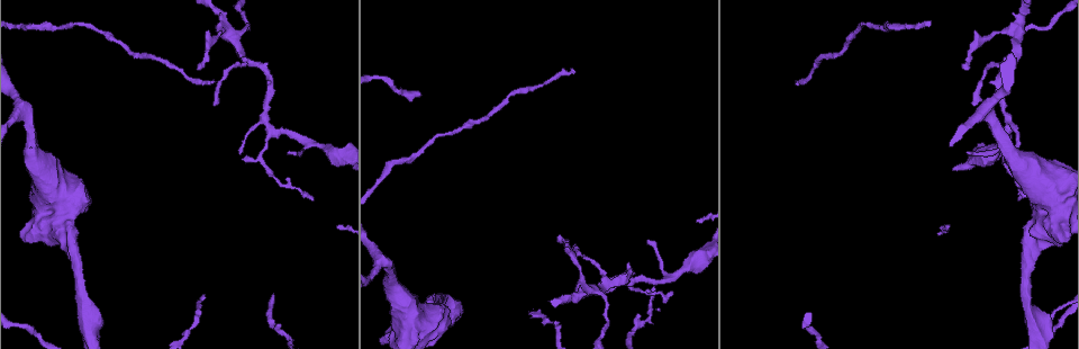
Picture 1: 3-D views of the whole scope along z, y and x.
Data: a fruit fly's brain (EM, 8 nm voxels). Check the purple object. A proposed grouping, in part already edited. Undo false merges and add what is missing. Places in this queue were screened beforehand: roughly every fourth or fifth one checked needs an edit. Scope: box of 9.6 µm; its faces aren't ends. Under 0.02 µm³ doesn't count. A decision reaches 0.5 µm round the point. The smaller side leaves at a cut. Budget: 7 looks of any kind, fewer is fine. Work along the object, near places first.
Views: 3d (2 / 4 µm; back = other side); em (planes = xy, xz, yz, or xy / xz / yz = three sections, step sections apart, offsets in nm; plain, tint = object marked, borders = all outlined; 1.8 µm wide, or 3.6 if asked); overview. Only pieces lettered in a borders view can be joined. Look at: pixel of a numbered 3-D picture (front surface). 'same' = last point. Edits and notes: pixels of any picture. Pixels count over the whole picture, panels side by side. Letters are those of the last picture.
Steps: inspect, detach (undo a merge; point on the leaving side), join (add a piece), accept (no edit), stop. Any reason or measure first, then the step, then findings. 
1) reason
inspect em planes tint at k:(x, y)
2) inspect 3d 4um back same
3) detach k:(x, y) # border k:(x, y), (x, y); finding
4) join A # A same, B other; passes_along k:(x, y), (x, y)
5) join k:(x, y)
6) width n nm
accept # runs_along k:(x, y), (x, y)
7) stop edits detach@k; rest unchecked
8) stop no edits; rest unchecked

thin neck
inspect em xy step 8 tint at 1:(1010, 133)

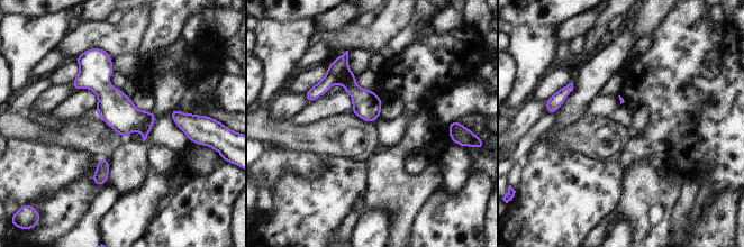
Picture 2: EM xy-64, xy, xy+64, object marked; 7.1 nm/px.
inspect em planes tint same

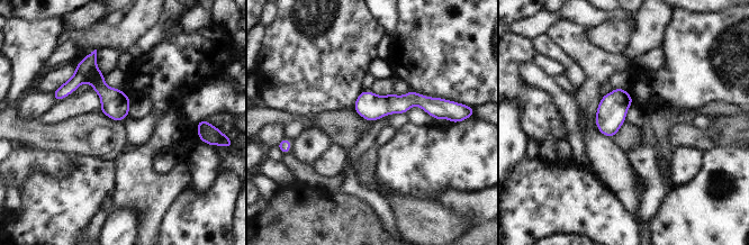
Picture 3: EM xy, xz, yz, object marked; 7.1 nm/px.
what lies round it
inspect em planes borders same

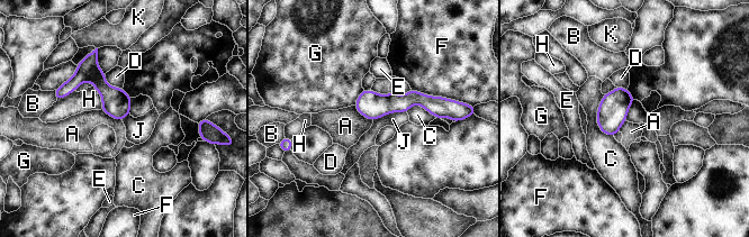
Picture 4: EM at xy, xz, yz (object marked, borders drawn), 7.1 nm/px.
width 190 nm
accept # A other, B other, C other, D other, E other, F other, G other, H other, J other, K other; border 4:(100, 109), (122, 121); all the same neuron

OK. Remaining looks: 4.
tapers out
inspect 3d 2um at 1:(199, 68)

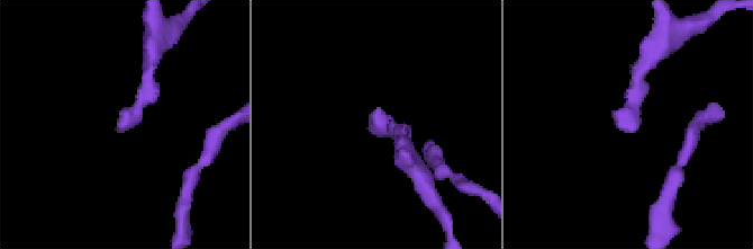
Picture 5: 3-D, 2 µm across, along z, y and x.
shape alone is not enough
inspect em xz step 16 tint at 5:(371, 129)

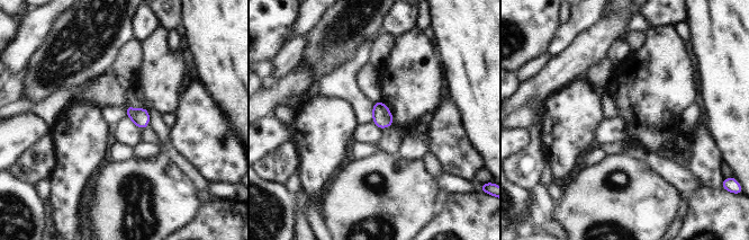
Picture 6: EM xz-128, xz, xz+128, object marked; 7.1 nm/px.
inspect em xy step 16 borders same

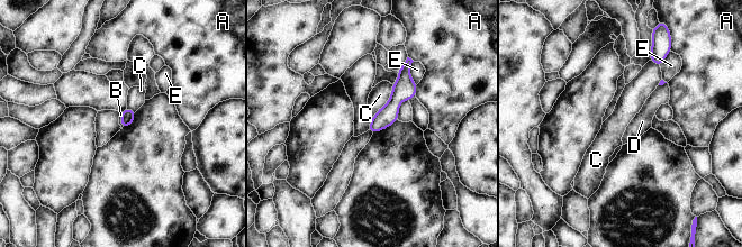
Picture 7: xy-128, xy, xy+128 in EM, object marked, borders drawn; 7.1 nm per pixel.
longest_contact C 280 nm
accept # A other, B other, C other, D other, E other; border 7:(392, 84), (390, 98), (372, 117); none of them fits

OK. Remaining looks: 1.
thick turns thin
inspect em planes borders at 1:(1017, 37)

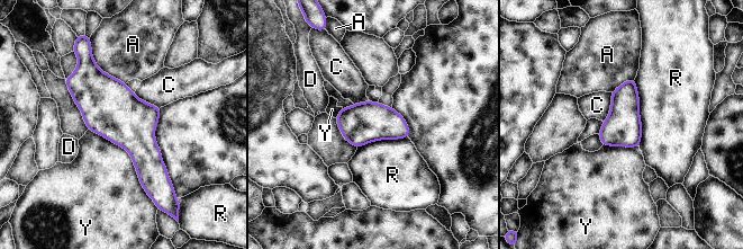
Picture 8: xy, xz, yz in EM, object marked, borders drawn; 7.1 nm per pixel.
accept # A other, C other, D other, R other, Y other; border 8:(634, 79), (641, 121), (640, 147); continuous, no second neuron

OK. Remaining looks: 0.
stop no edits; rest unchecked

